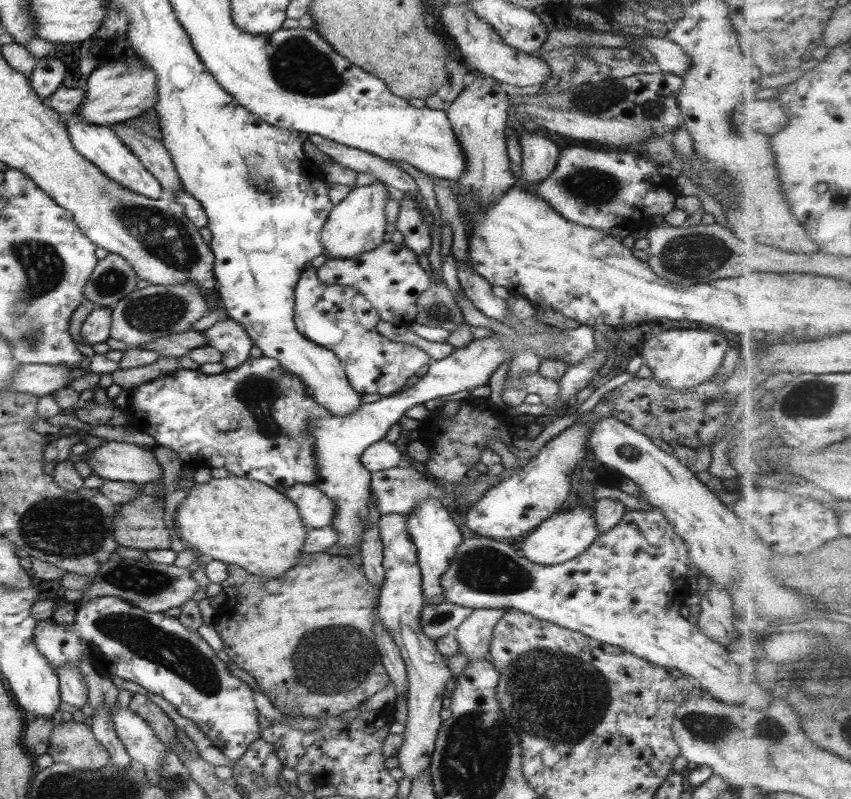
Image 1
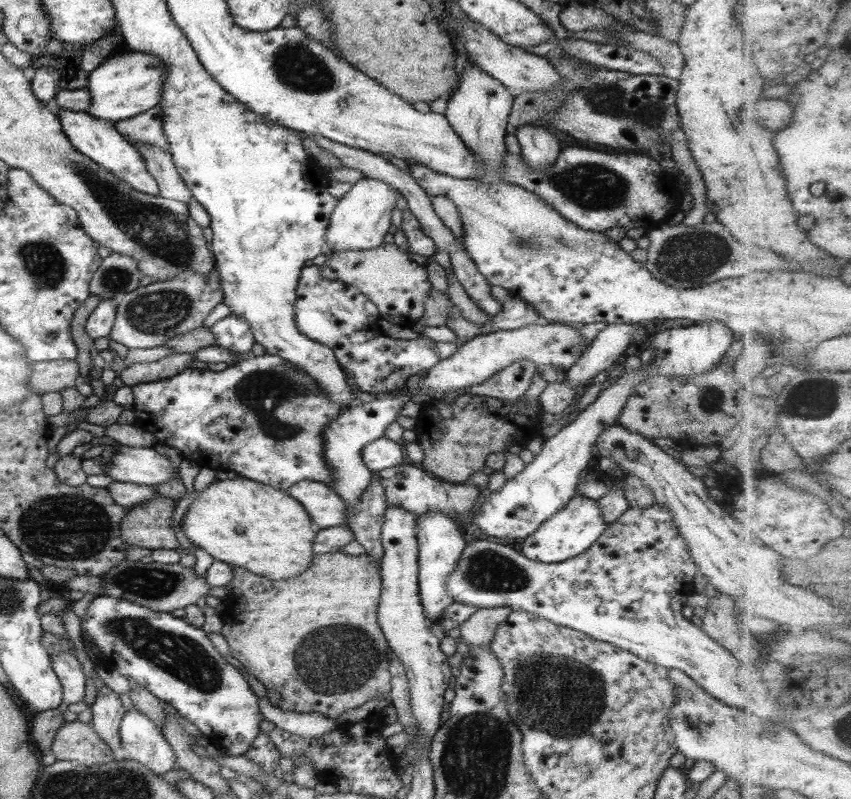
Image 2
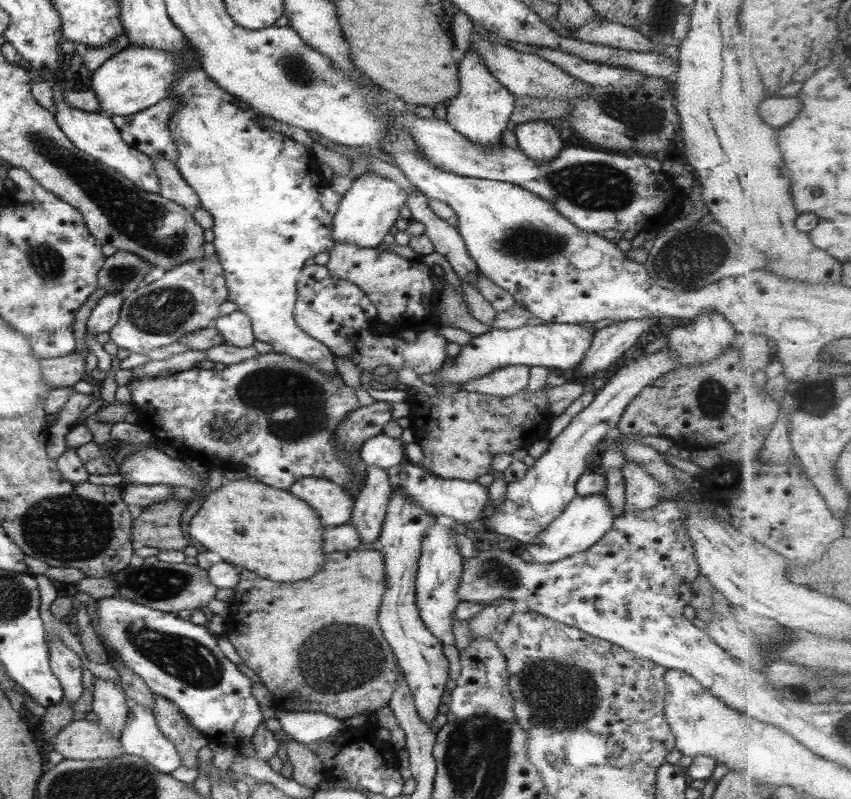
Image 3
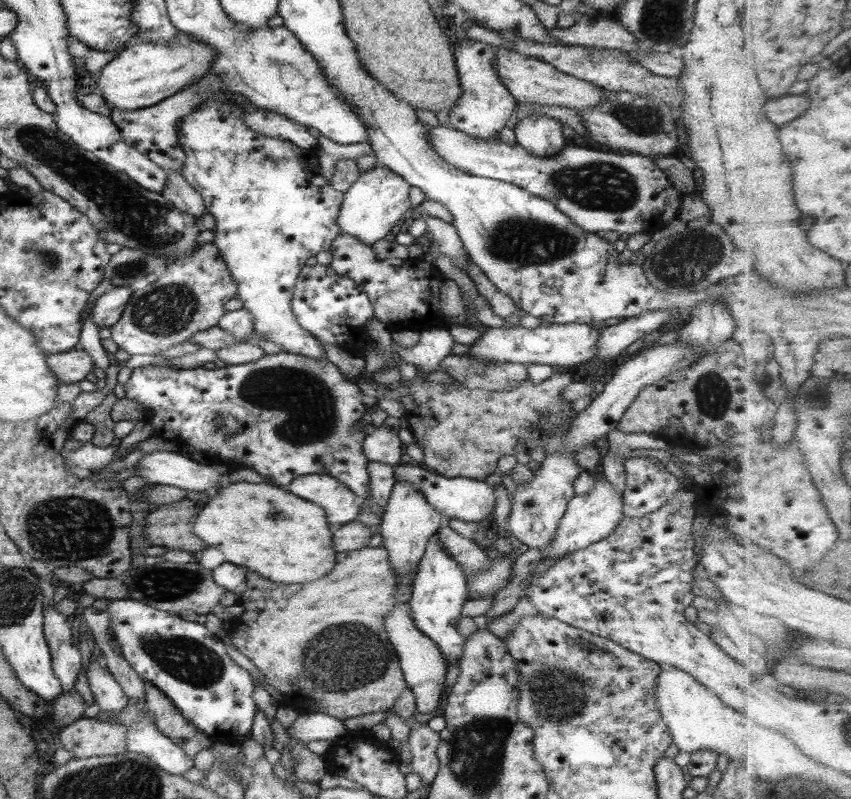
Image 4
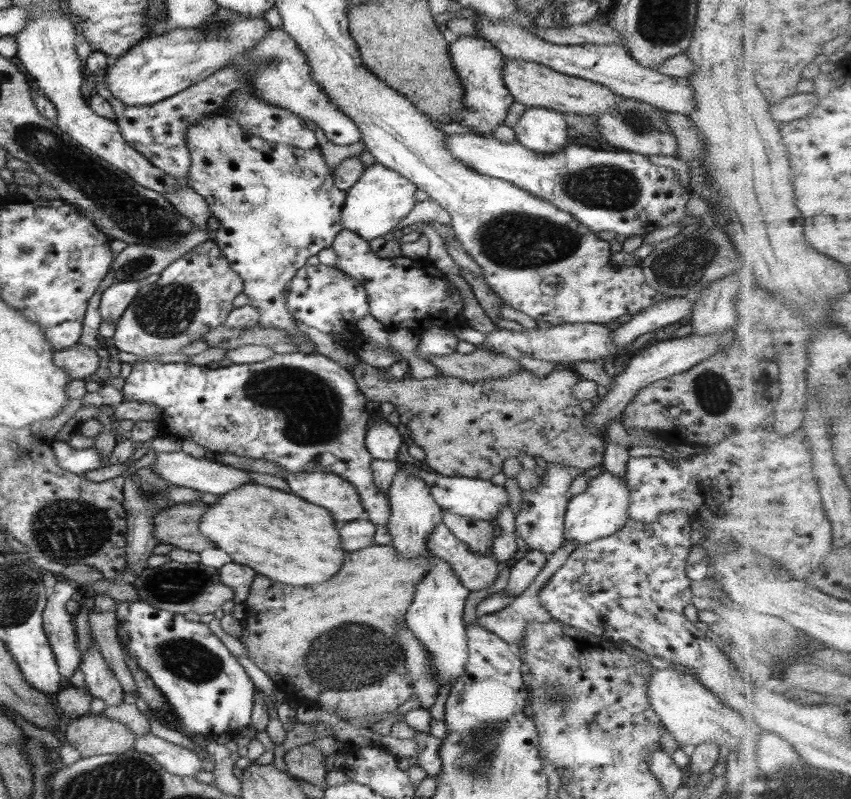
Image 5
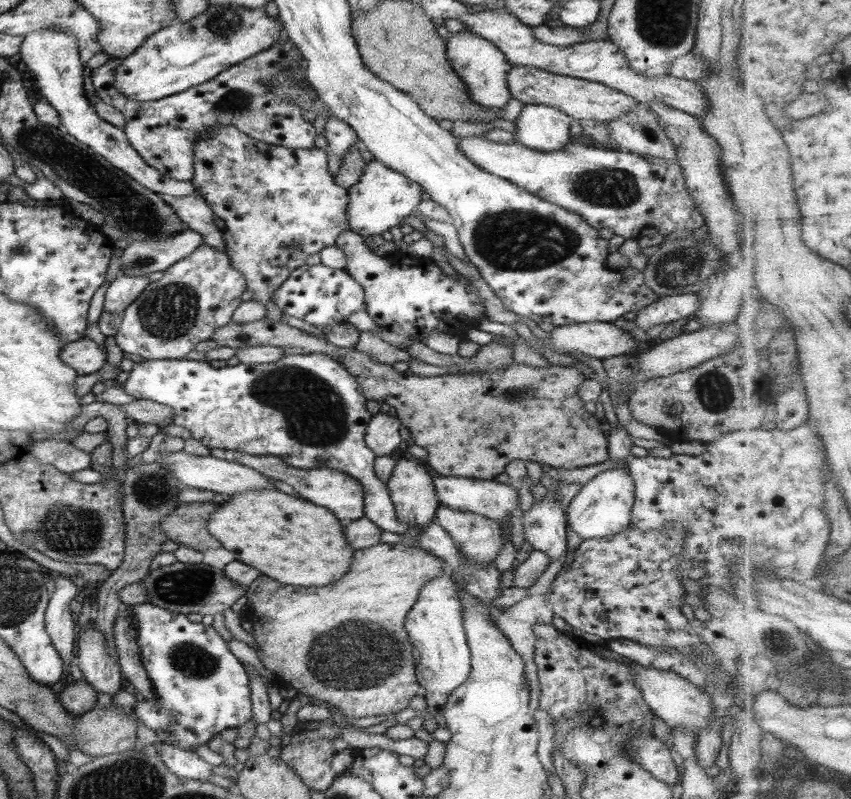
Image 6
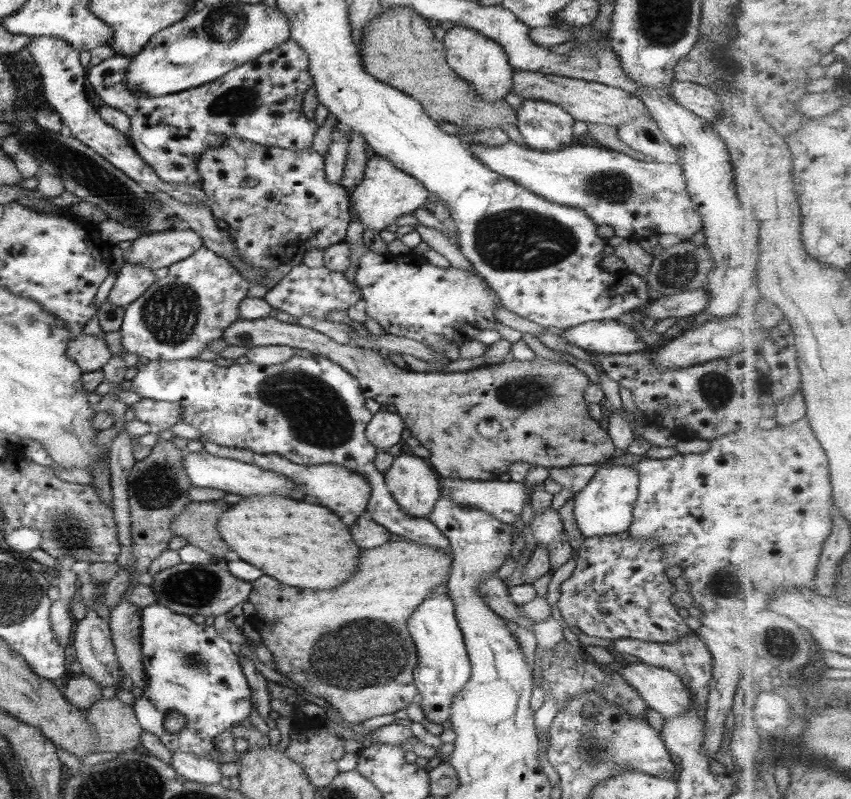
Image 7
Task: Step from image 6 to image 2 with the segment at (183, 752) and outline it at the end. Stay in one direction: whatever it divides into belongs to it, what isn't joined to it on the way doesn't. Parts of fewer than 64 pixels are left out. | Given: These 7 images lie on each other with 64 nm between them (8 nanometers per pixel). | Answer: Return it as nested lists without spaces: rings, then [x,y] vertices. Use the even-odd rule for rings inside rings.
[[[132,708],[122,715],[119,730],[121,744],[128,751],[128,760],[138,760],[158,776],[174,769],[177,764],[174,750],[162,731],[148,716],[144,716],[142,712]]]

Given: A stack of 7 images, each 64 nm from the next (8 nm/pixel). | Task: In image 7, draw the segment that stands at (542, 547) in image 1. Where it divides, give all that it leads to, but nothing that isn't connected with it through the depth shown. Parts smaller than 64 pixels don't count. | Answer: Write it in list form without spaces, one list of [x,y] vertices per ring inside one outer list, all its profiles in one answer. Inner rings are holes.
[[[602,463],[583,490],[573,496],[573,514],[584,538],[627,532],[633,522],[638,494],[638,472],[634,466]]]

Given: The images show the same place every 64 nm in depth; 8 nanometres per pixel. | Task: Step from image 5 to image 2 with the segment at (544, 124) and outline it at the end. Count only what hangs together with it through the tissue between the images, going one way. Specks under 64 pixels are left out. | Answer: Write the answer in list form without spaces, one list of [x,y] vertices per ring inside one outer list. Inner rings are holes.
[[[522,125],[517,128],[515,137],[521,156],[536,171],[552,166],[562,150],[562,140],[542,126]]]

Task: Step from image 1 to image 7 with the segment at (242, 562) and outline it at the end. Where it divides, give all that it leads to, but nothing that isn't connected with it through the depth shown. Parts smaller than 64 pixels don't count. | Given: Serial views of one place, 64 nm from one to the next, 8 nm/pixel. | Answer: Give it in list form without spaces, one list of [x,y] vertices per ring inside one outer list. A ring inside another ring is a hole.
[[[279,494],[246,496],[224,511],[215,528],[239,560],[256,566],[264,575],[268,574],[288,586],[313,591],[330,590],[350,579],[359,566],[359,553],[362,548],[352,540],[349,526],[328,508],[308,499],[298,501]]]

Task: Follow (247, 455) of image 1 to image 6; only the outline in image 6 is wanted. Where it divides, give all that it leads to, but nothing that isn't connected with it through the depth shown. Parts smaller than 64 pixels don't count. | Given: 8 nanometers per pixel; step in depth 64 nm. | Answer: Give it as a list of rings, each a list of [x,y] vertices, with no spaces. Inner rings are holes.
[[[326,353],[302,355],[286,354],[282,355],[282,358],[279,358],[274,362],[262,364],[239,363],[235,366],[226,365],[219,368],[214,368],[210,363],[204,360],[145,360],[139,363],[134,363],[130,375],[124,383],[124,390],[130,394],[130,396],[133,396],[138,400],[153,400],[158,404],[166,404],[166,406],[172,408],[172,424],[178,424],[178,426],[186,428],[186,430],[192,434],[192,438],[200,440],[200,442],[209,449],[225,448],[236,450],[236,452],[246,452],[246,454],[252,454],[252,456],[278,455],[278,458],[284,460],[286,464],[294,466],[294,468],[334,468],[334,470],[340,470],[340,472],[344,472],[344,474],[352,476],[354,480],[360,482],[360,486],[362,486],[363,489],[365,518],[368,518],[373,524],[376,524],[382,531],[397,533],[403,537],[409,537],[413,534],[413,531],[407,525],[400,523],[396,519],[396,510],[392,503],[390,493],[387,490],[387,484],[380,480],[378,474],[376,474],[376,471],[374,470],[376,454],[372,452],[372,448],[368,448],[365,441],[365,430],[368,421],[373,417],[368,409],[366,409],[367,398],[362,396],[355,376],[352,375],[340,361],[336,361],[336,359],[326,355]]]

